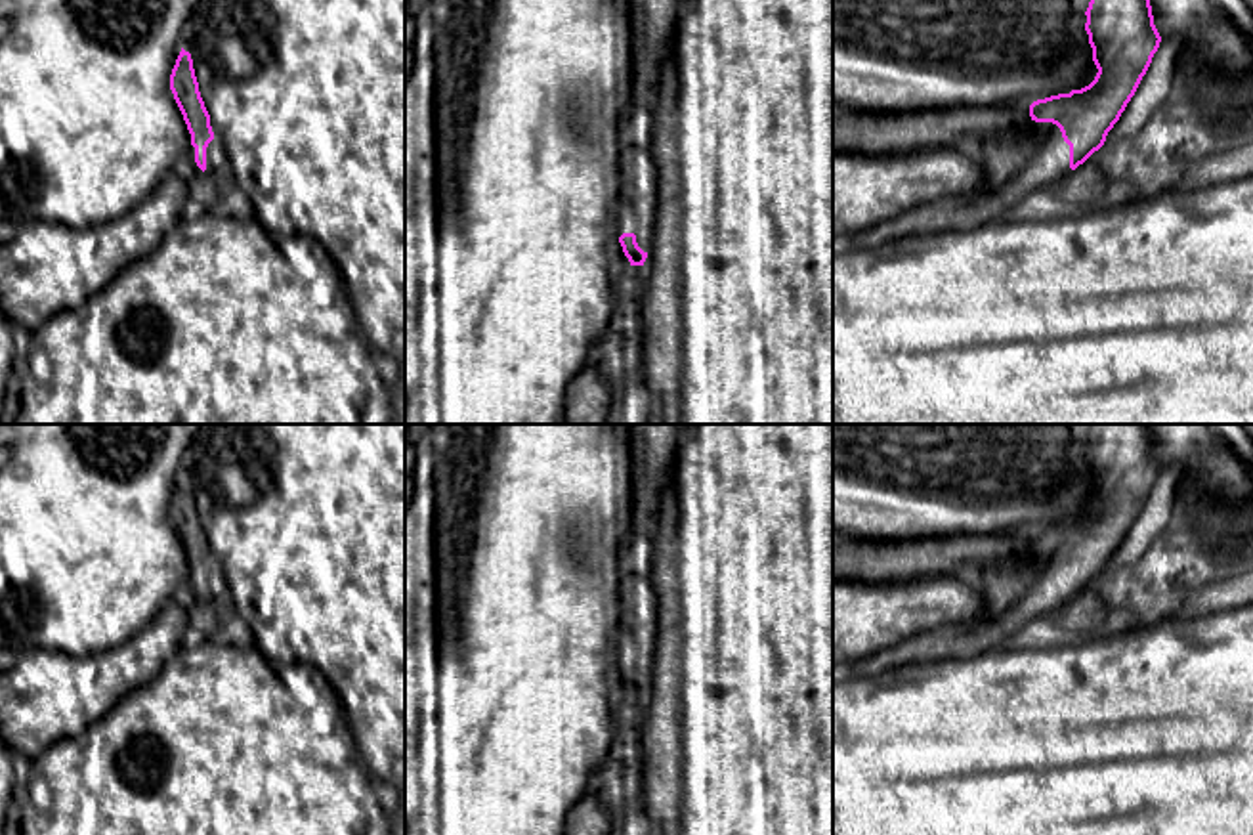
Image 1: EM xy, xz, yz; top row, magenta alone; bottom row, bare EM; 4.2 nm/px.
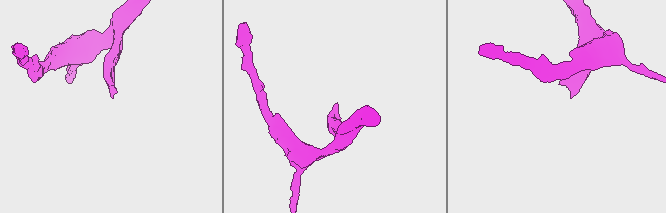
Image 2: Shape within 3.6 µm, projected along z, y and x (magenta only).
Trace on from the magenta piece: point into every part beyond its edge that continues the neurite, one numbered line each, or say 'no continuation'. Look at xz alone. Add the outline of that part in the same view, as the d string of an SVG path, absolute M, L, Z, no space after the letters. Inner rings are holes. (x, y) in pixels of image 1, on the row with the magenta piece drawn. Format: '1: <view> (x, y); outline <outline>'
1: xz (635, 209); outline M630 139L621 157L621 191L615 201L615 237L634 233L644 252L653 248L657 168L644 139Z

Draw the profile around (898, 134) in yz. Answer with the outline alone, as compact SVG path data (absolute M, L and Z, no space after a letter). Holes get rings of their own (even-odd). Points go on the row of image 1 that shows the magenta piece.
M833 103L833 153L909 157L942 149L980 153L1030 136L1030 105L875 115Z

